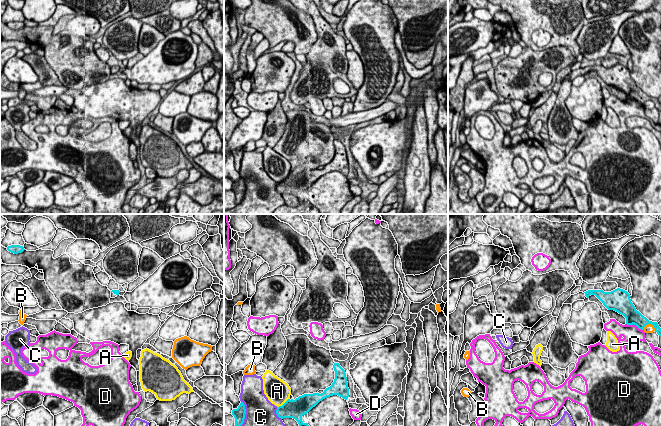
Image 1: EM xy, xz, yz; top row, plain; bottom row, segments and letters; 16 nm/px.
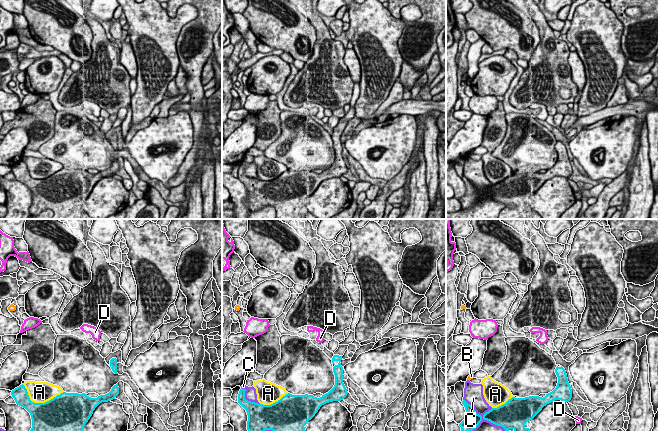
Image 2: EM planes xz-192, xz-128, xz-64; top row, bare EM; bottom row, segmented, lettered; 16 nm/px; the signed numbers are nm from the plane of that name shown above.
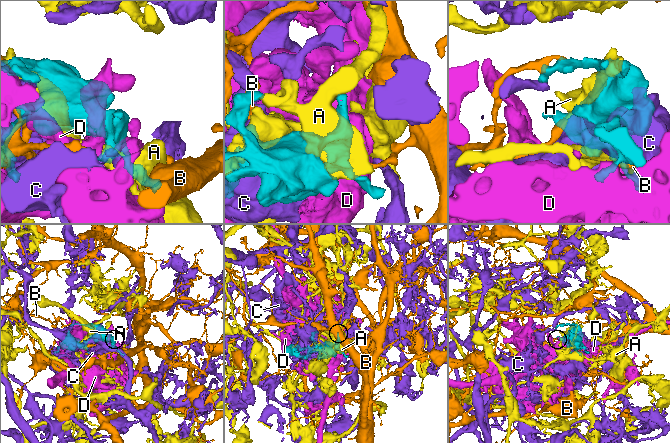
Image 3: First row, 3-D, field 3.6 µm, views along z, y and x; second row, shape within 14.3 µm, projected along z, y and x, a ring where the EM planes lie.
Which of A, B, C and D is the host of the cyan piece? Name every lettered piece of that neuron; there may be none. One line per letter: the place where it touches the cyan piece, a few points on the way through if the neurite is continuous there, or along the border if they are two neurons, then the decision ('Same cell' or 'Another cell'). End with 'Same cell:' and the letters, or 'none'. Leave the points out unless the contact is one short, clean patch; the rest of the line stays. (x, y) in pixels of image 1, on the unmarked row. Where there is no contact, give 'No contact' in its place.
A: Touches cyan at xz (283, 180). Another cell
B: Touches cyan at yz (650, 99). Another cell
C: Touches cyan at xz (244, 191). Another cell
D: Touches cyan at yz (635, 100). Another cell
Same cell: none

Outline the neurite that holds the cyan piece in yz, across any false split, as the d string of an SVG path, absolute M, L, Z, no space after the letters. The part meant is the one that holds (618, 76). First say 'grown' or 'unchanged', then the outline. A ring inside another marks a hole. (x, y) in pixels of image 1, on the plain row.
grown; M617 64L611 68L604 68L601 66L588 66L586 68L579 68L571 71L563 80L571 80L577 76L584 76L590 71L595 71L608 86L614 86L626 94L627 101L636 101L639 105L644 106L644 103L651 100L655 104L655 108L661 112L661 104L657 98L649 97L631 78L630 70L620 64Z

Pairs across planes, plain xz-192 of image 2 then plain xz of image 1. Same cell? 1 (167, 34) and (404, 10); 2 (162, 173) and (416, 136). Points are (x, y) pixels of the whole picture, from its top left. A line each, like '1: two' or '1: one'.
1: two
2: two

